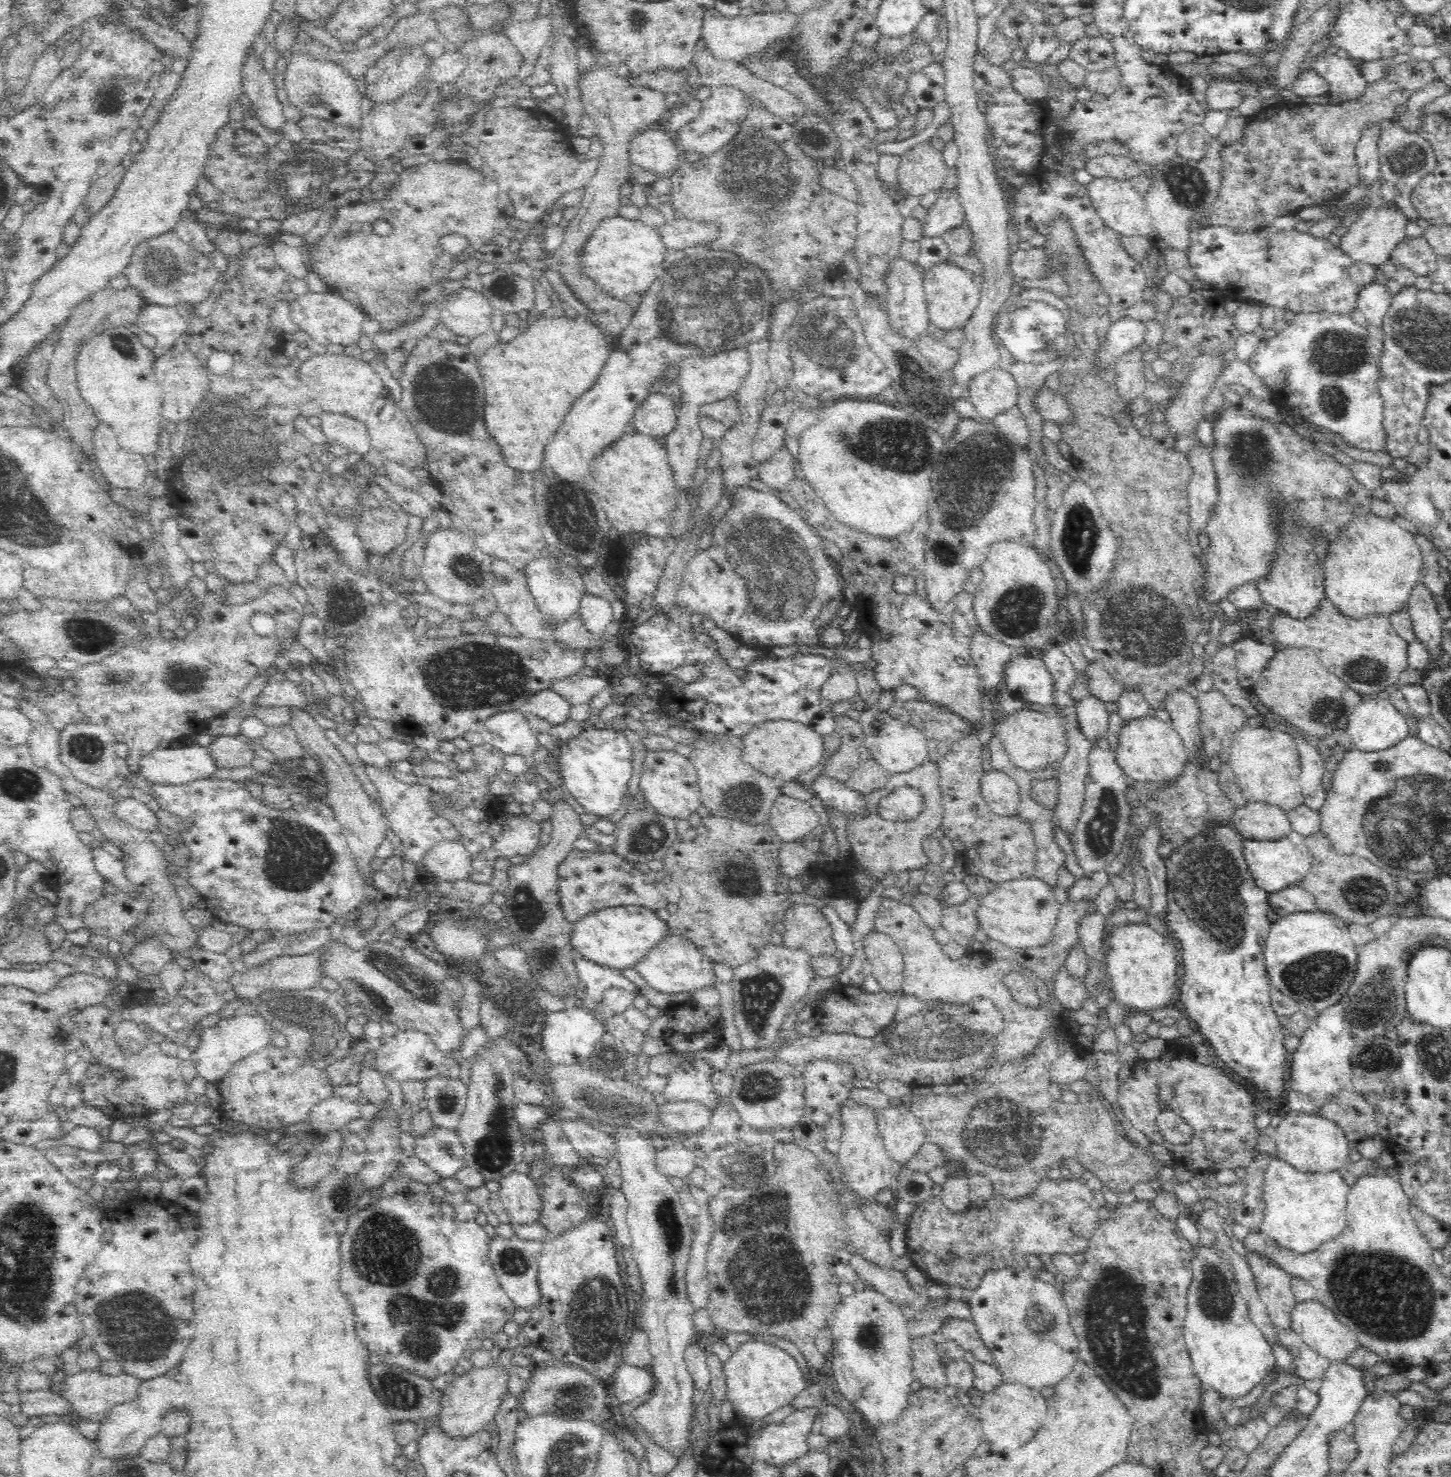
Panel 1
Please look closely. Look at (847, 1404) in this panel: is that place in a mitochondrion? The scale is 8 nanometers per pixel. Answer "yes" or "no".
no

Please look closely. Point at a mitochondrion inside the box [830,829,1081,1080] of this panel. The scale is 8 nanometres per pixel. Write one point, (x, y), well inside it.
(933, 1034)

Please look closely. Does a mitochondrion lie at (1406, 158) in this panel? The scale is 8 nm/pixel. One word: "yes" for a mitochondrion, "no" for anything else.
yes

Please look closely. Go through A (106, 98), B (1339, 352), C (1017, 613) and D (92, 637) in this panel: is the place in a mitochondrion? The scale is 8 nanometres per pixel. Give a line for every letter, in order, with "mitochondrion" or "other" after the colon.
A: mitochondrion
B: mitochondrion
C: mitochondrion
D: mitochondrion

